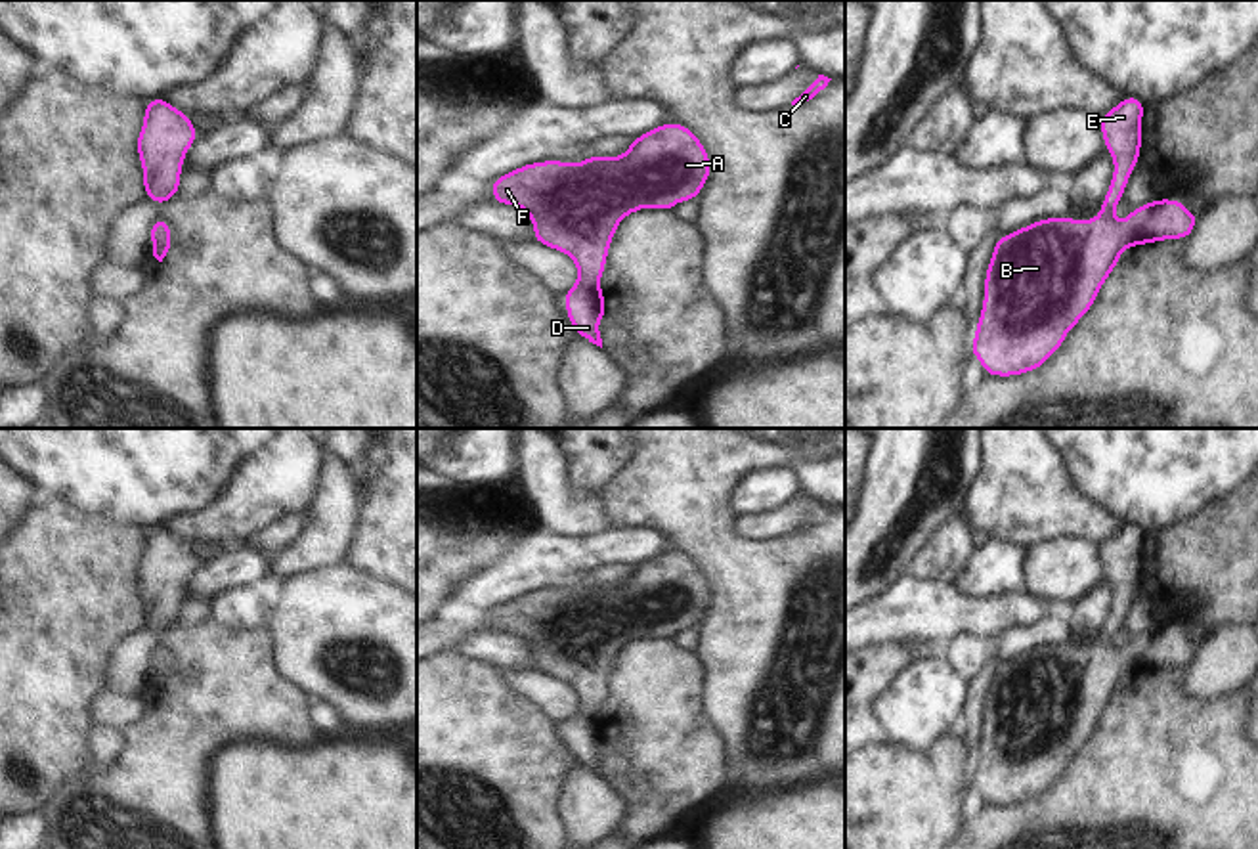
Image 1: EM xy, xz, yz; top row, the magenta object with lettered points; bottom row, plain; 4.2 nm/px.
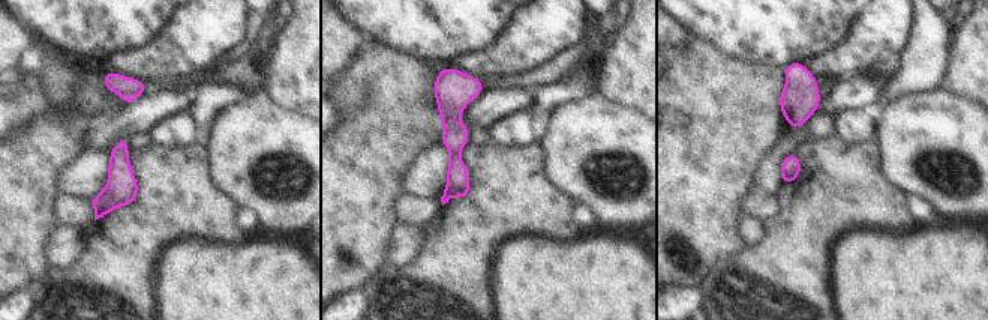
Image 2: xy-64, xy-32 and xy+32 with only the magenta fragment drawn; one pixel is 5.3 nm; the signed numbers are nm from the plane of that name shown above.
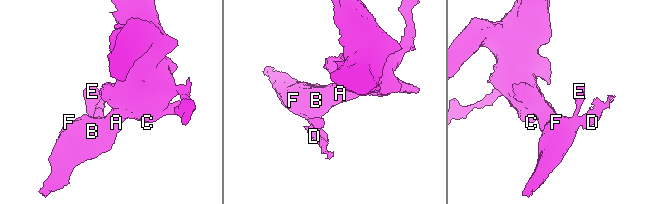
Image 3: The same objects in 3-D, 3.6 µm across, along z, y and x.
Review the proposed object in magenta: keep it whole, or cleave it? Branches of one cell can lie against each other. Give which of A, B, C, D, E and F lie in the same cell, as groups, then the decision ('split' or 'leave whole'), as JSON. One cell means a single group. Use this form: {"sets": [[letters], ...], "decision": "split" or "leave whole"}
{"sets": [["A", "B", "C", "D", "E", "F"]], "decision": "leave whole"}

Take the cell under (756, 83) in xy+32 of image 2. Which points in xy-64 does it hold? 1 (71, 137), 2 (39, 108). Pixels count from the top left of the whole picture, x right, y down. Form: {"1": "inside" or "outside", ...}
{"1": "inside", "2": "outside"}

